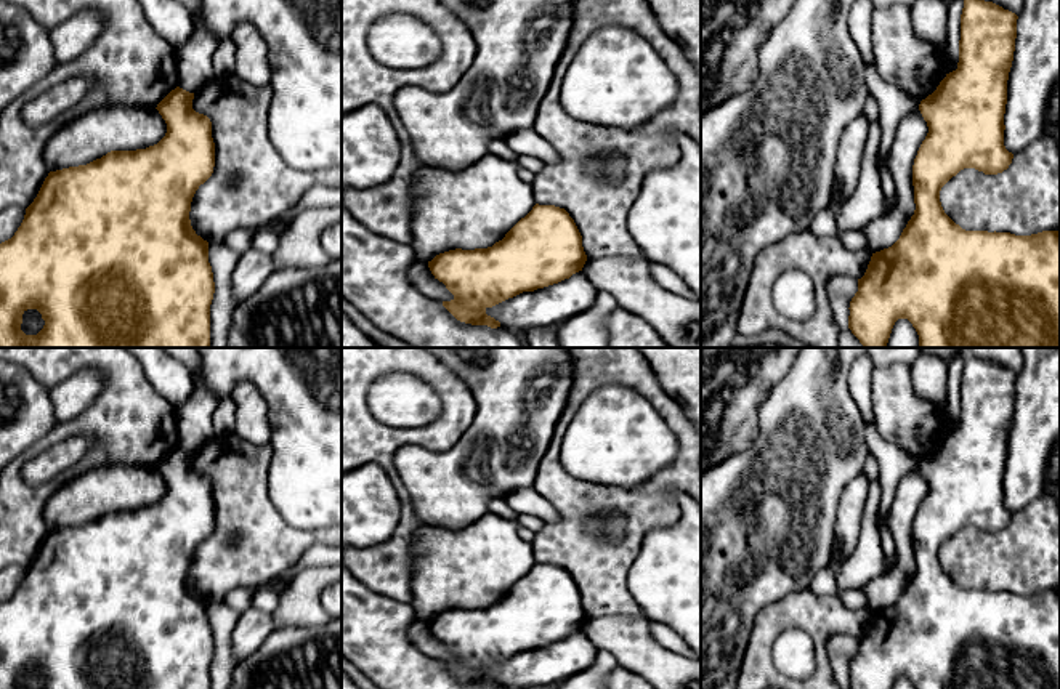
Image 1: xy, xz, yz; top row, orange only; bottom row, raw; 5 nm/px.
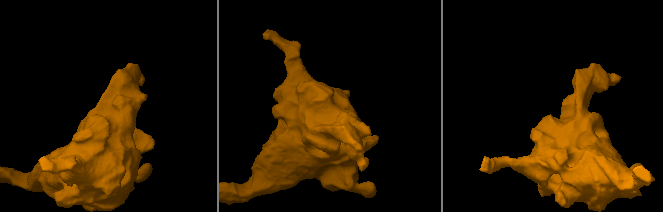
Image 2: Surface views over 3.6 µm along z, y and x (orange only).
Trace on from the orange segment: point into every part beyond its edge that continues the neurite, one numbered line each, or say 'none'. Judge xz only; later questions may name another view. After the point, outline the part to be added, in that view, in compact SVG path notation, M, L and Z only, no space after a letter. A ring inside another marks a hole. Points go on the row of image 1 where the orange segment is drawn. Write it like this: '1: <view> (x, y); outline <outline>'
none

